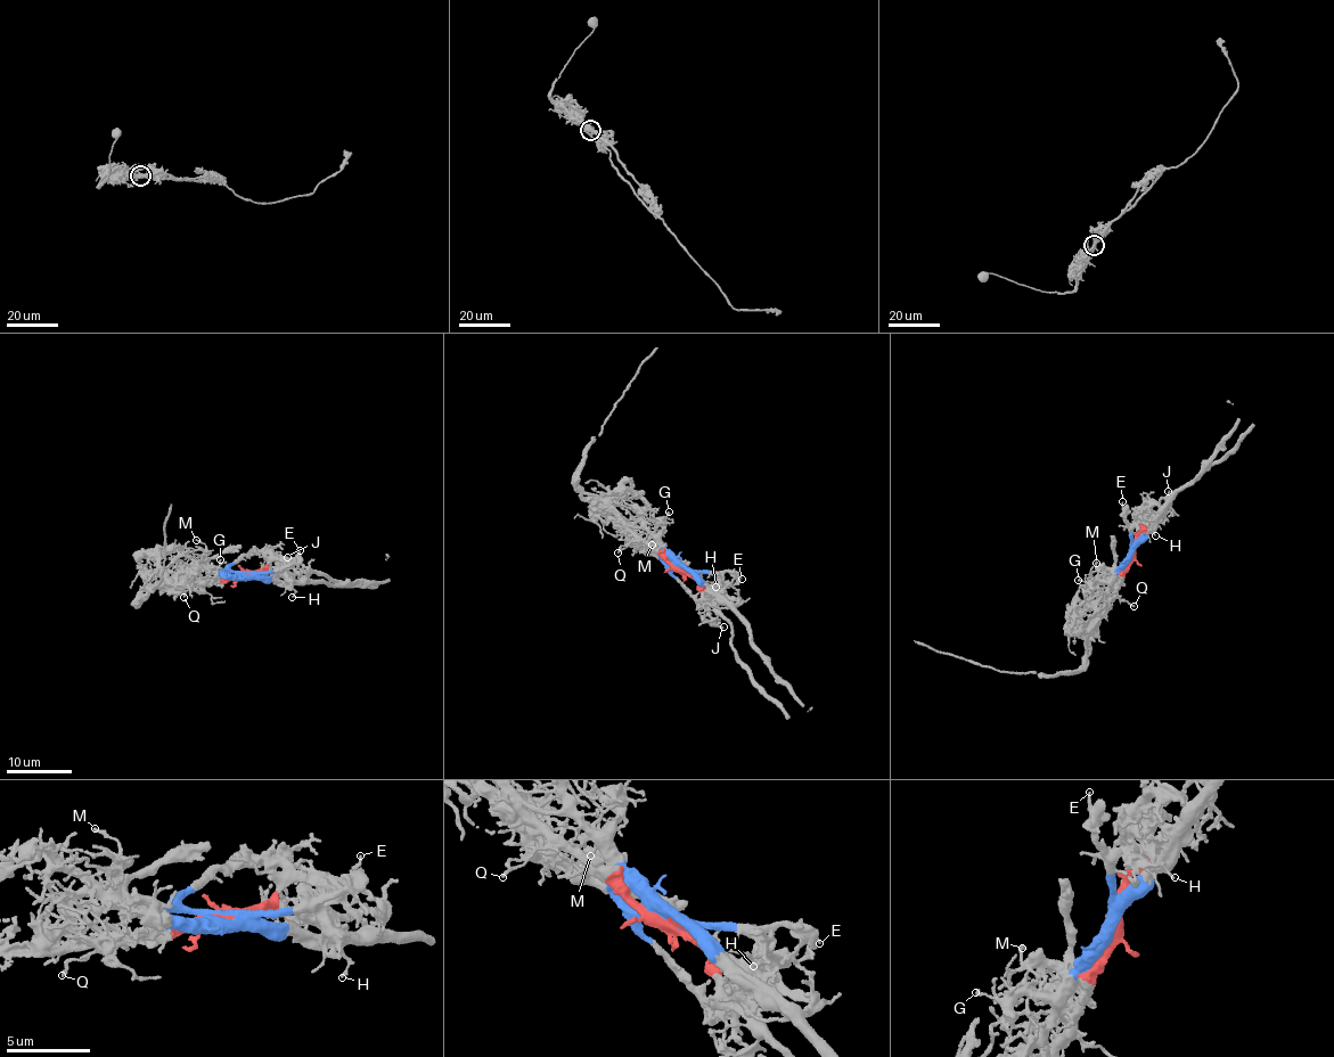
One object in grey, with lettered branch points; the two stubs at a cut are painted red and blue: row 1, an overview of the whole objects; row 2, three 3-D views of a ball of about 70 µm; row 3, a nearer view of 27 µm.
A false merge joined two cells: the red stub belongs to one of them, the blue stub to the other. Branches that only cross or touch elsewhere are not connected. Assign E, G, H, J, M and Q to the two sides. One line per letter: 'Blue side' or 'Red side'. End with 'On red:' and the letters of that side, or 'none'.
E: Blue side
G: Blue side
H: Blue side
J: Red side
M: Blue side
Q: Red side
On red: J, Q

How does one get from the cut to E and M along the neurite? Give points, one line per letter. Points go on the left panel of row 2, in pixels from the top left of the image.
E: (245, 575), (285, 568), (299, 549)
M: (245, 575), (215, 572), (203, 554), (205, 548), (196, 539)

